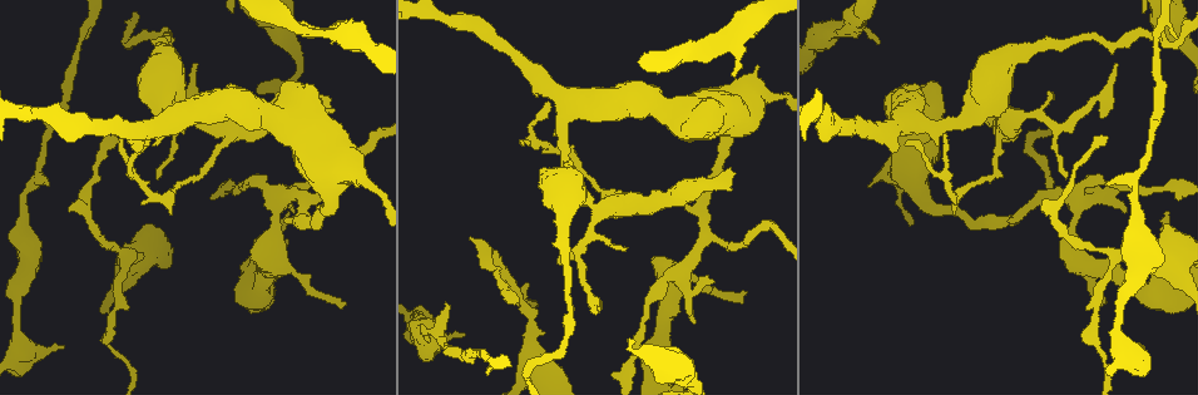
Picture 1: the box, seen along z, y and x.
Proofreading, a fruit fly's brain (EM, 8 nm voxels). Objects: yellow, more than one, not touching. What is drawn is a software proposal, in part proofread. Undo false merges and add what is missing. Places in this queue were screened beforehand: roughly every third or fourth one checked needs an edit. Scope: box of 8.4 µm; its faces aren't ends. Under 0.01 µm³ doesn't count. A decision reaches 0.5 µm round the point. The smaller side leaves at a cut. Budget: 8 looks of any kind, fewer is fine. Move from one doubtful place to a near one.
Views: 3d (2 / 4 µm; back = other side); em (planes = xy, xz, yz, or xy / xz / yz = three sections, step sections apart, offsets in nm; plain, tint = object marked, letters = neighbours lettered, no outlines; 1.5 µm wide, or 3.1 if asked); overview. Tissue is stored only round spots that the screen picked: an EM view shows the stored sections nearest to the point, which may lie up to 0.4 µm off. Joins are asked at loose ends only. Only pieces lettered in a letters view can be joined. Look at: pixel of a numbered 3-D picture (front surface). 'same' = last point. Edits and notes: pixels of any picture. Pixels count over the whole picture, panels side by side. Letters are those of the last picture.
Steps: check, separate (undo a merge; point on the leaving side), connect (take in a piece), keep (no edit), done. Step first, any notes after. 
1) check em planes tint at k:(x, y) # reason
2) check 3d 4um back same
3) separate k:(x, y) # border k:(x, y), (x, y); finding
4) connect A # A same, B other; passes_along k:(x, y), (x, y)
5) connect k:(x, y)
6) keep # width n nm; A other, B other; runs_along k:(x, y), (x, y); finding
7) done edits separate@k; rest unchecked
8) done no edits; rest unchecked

check 3d 4um at 1:(1012, 112) # thin arm on a thick one

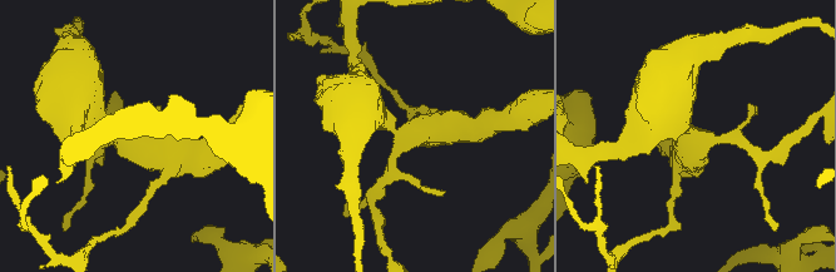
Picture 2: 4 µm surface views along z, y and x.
check em yz step 8 tint at 2:(406, 134) # arms 3; arm_widths 170, 460, 480 nm

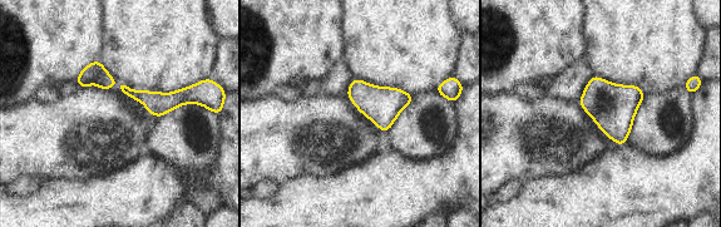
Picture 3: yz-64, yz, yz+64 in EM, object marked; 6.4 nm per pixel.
check em xy step 4 letters same

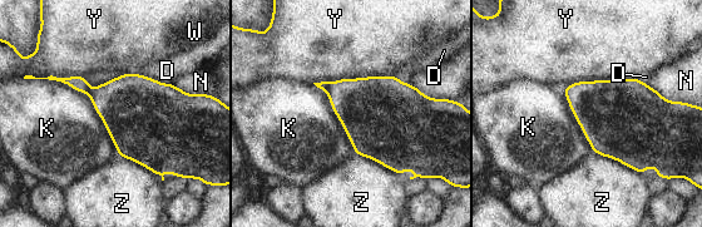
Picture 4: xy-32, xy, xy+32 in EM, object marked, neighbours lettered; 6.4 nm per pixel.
separate 4:(362, 105) # D other, K other, N other, W other, Y other, Z other; border 4:(331, 83), (326, 92); a second cell is stuck on

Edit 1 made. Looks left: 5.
check overview

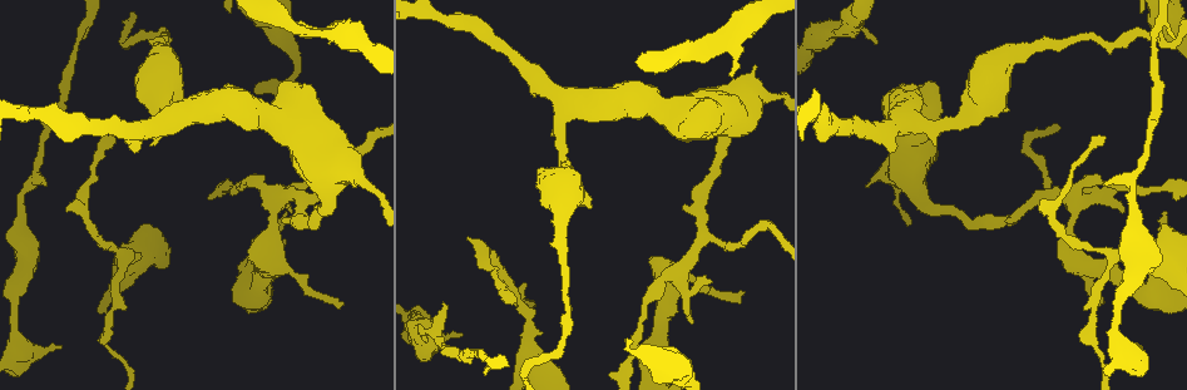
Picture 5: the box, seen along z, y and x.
check 3d 4um back at 5:(476, 356) # narrows sharply

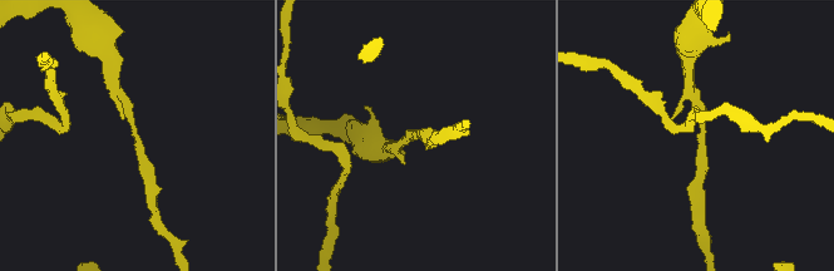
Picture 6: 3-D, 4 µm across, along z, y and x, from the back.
check em xz step 4 tint at 6:(417, 134) # arm_widths 170, 190 nm

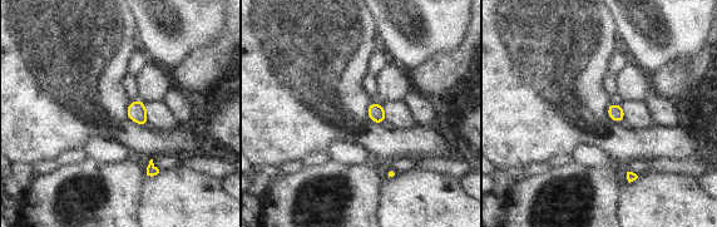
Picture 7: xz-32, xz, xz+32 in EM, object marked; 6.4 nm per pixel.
check em planes letters same # cut it another way

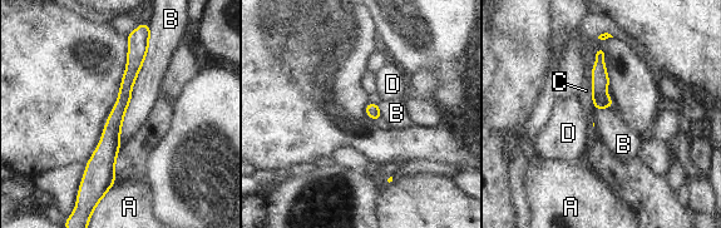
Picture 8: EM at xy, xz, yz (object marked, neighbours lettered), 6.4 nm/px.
keep # A other, B other, C other, D other; border 8:(151, 31), (119, 145); all the same cell

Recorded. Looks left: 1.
check em planes letters at 5:(730, 73) # an open end

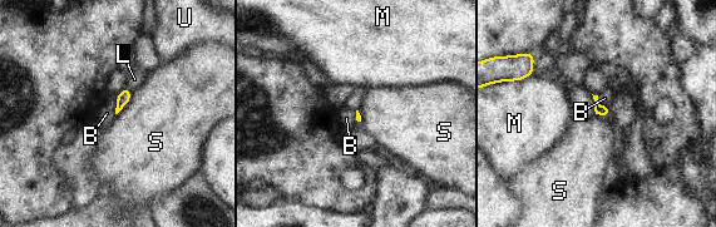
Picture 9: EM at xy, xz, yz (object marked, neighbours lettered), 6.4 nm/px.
keep # B other, L other, M other, S other, U other; border 9:(117, 95), (115, 114); none of them fits

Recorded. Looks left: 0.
done edits separate@4; rest unchecked

